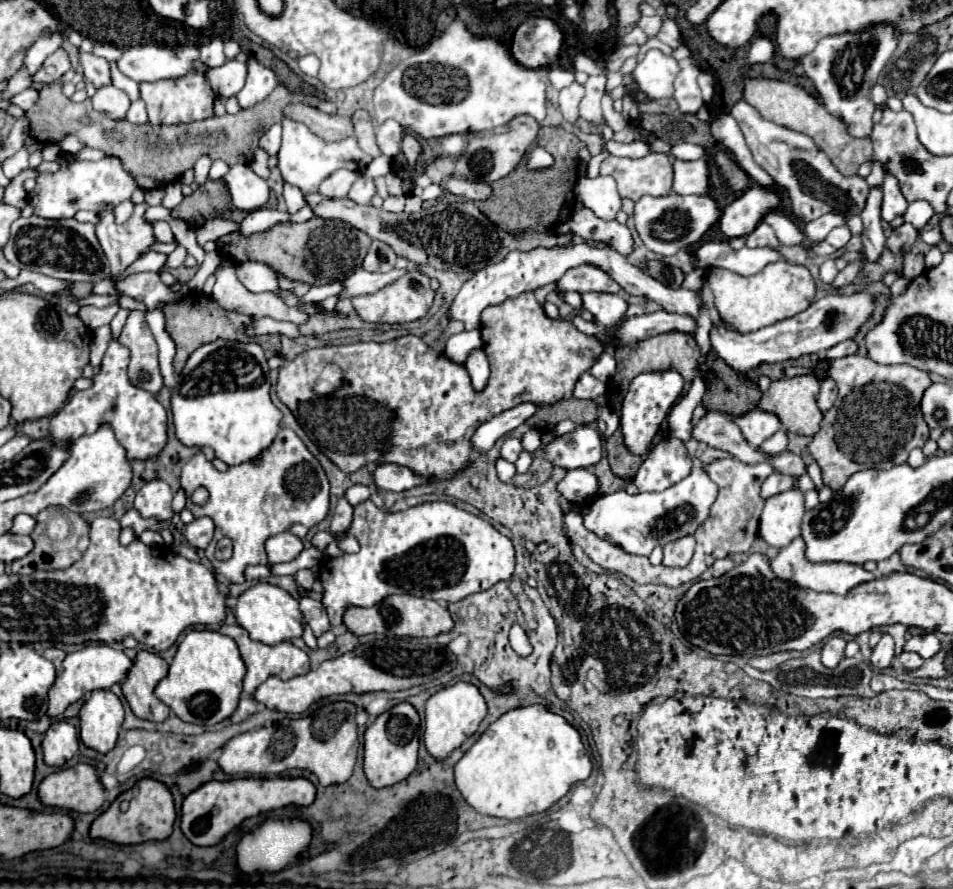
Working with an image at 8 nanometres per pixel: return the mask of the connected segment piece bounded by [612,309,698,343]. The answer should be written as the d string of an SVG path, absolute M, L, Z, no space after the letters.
M660 309L656 313L646 313L640 317L628 317L616 331L612 331L612 335L620 343L638 343L672 331L696 335L696 329L698 329L698 321L694 317L668 313Z

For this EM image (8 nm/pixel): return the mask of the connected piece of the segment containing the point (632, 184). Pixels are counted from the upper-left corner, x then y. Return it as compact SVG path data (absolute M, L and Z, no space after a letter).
M650 153L642 159L610 155L602 161L600 175L610 175L618 183L622 197L638 201L644 195L662 197L672 191L672 161L668 155Z

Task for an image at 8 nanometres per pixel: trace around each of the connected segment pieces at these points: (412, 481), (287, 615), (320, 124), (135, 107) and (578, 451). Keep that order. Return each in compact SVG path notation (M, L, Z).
M392 463L380 465L372 475L374 475L376 485L382 491L398 491L398 493L400 491L408 491L408 489L412 489L416 485L424 485L424 483L428 483L432 479L432 477L418 475L418 473L414 473L408 467L392 465Z
M256 583L244 593L240 593L238 603L234 607L234 617L236 617L236 623L244 627L254 641L260 641L266 645L276 645L302 635L304 615L298 607L298 601L284 589L274 587L270 583Z
M304 103L286 105L284 115L304 123L312 133L316 133L324 141L340 141L340 139L346 139L354 133L350 117L328 115L328 113L322 113L320 109L304 105Z
M140 99L140 101L136 101L136 103L132 103L132 107L130 107L130 111L128 111L128 117L126 117L130 123L136 123L136 125L144 125L144 123L148 123L148 115L146 115L146 105L144 105L144 101Z
M578 425L574 431L556 437L540 449L540 457L554 467L580 469L596 465L602 459L600 433L588 425Z

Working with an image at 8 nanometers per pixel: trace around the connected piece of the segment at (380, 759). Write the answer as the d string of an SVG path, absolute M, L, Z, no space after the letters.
M398 703L376 717L376 721L364 733L364 773L374 787L388 787L406 779L416 767L416 755L420 745L420 717L408 703Z

